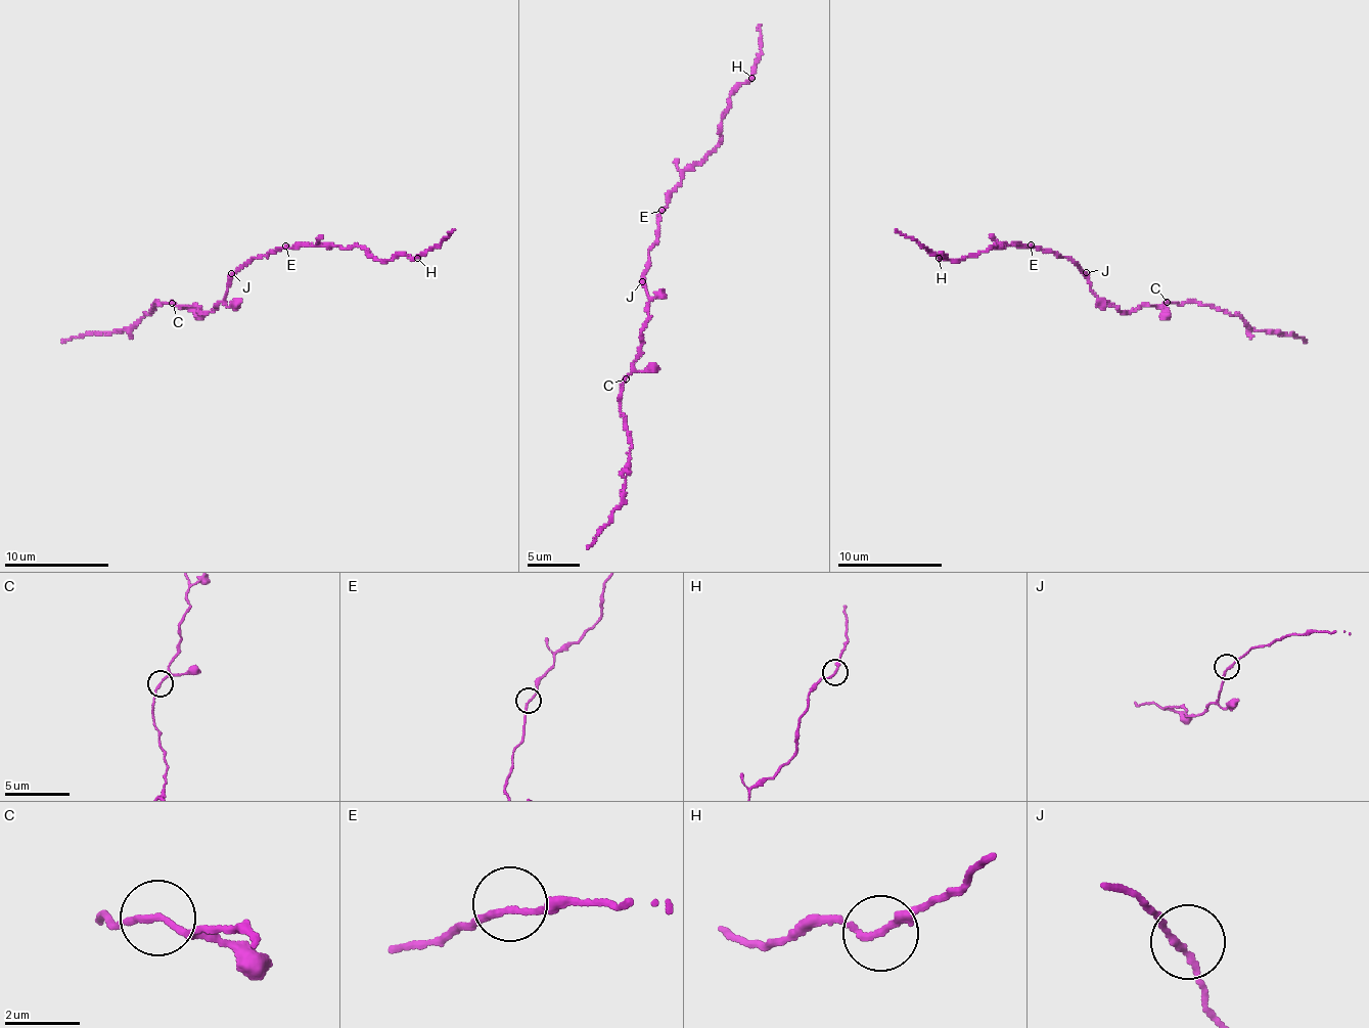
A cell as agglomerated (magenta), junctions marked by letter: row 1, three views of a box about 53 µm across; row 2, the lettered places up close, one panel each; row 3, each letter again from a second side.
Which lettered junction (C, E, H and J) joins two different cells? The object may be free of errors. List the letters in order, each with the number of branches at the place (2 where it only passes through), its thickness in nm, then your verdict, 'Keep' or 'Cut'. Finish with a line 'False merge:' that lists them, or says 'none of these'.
C: Branches: 3. Thickness 130 nm. Keep
E: Branches: 2. Thickness 150 nm. Keep
H: Branches: 2. Thickness 160 nm. Keep
J: Branches: 2. Thickness 160 nm. Keep
False merge: none of these

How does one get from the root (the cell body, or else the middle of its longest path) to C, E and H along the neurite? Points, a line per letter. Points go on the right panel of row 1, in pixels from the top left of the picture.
C: (1084, 275), (1102, 301), (1113, 304), (1120, 311), (1168, 303)
E: (1084, 275), (1070, 260), (1031, 244)
H: (1084, 275), (1070, 260), (1037, 247), (991, 246), (961, 260), (948, 260), (944, 255), (939, 258)

